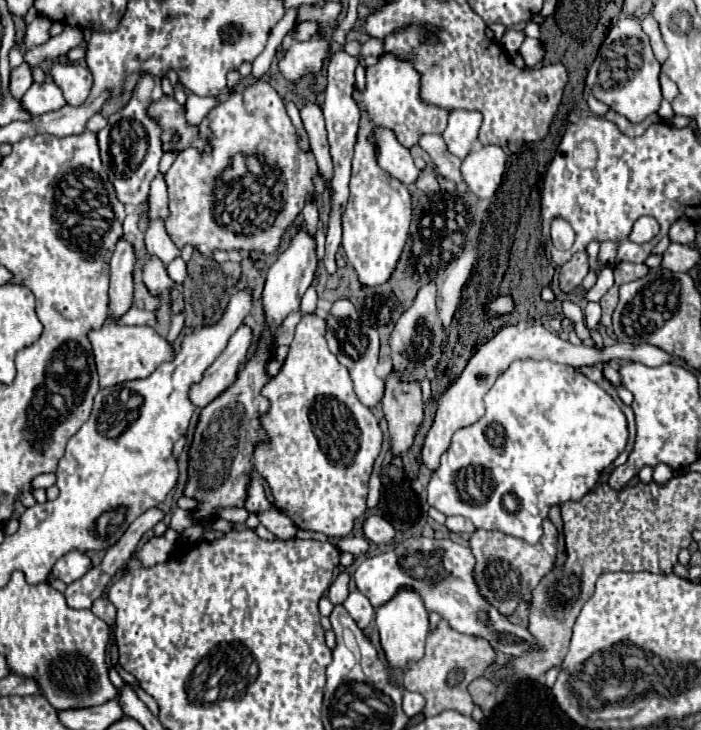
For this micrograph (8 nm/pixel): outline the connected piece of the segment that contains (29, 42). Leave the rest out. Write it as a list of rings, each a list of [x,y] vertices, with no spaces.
[[[36,17],[28,27],[26,27],[26,37],[24,37],[24,51],[30,51],[32,47],[42,45],[44,41],[50,39],[48,29],[50,29],[52,21],[46,17]]]

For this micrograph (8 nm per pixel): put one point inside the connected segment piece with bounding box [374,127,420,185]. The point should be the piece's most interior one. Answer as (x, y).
(392, 157)

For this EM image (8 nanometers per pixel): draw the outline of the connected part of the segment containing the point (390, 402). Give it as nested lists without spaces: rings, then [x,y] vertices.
[[[392,371],[386,379],[382,407],[392,439],[392,453],[402,455],[410,449],[416,429],[422,423],[424,403],[420,383],[408,383],[400,371]]]

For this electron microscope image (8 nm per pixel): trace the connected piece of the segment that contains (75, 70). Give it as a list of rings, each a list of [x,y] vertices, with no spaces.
[[[56,63],[50,69],[50,75],[62,89],[68,105],[80,105],[90,95],[92,73],[88,67],[78,67],[76,63]]]

